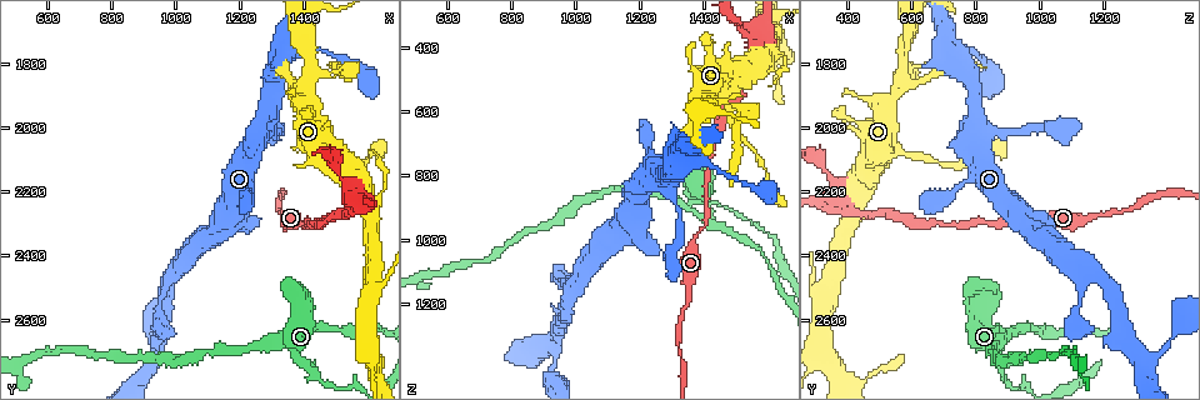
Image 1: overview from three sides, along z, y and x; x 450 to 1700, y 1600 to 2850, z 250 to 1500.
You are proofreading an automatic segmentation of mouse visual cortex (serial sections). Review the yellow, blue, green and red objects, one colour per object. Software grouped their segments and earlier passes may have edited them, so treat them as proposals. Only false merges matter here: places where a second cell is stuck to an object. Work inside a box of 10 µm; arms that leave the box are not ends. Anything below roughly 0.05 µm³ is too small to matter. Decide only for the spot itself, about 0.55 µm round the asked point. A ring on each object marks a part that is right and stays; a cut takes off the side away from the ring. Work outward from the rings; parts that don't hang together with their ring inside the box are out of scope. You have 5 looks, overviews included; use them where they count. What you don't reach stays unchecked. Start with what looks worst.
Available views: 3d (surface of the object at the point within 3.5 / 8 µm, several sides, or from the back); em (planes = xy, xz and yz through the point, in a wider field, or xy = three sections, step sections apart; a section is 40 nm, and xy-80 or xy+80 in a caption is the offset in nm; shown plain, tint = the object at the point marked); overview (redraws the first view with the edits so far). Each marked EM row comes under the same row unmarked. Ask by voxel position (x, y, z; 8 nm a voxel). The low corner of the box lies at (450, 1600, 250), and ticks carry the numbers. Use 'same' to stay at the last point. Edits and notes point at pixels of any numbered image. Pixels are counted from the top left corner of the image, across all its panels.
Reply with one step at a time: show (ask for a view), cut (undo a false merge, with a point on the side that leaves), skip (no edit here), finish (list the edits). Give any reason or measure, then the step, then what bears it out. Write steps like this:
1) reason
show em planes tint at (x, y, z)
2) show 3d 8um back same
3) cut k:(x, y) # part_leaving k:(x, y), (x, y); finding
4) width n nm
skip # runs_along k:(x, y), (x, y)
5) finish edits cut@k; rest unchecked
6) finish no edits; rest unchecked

a narrow waist
show 3d 3.5um at (1410, 2530, 820)

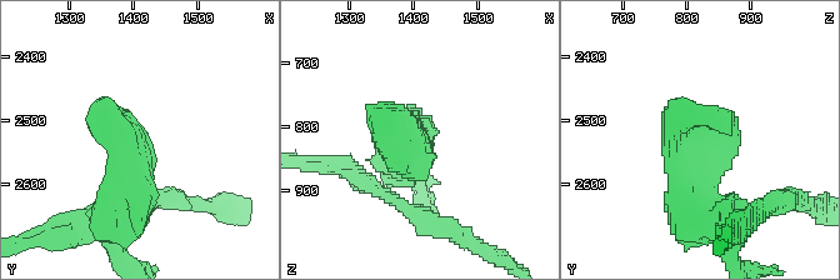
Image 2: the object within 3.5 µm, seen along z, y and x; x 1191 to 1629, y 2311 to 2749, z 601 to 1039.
show em xy step 2 tint at (1400, 2525, 815)

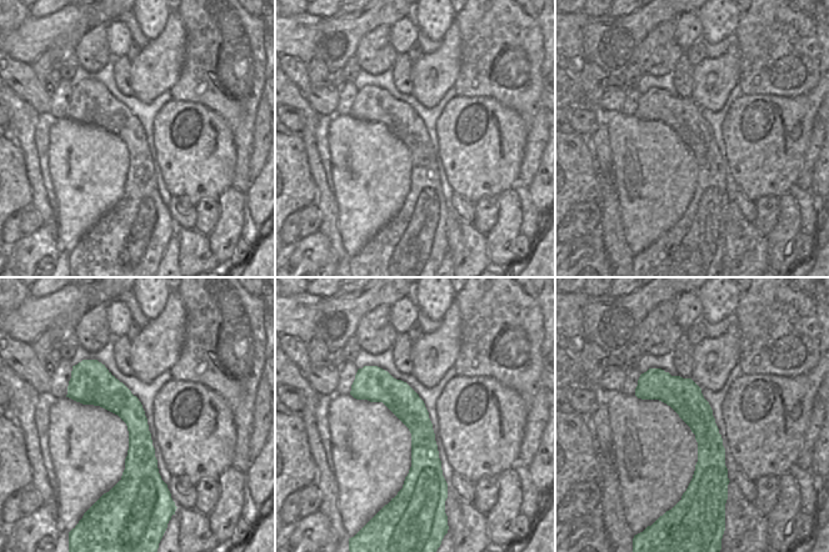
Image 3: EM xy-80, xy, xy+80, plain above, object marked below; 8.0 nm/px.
show em planes tint same

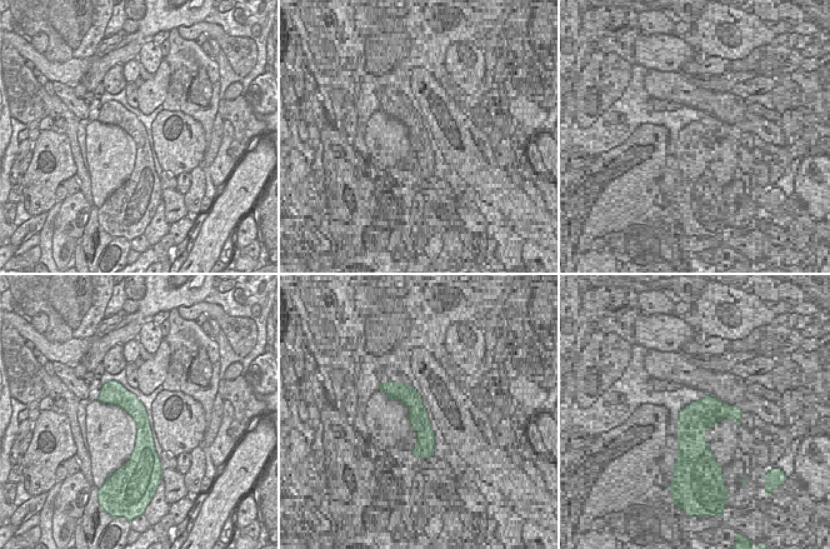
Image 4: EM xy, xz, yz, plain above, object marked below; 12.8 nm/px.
skip # runs_along 4:(114, 384), (143, 424), (135, 454); continuous, no second cell

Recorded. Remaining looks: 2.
narrows sharply
show 3d 3.5um at (1520, 1820, 600)

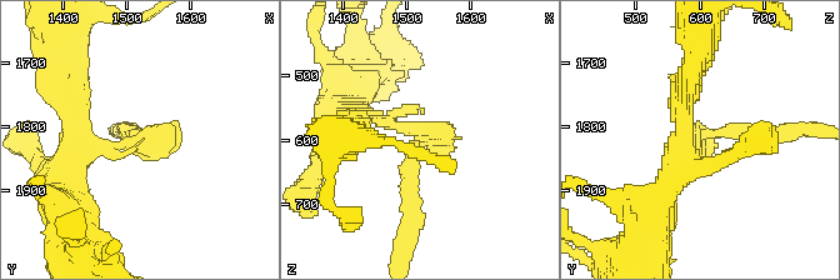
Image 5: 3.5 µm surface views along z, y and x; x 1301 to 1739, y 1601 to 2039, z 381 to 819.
shape alone is not enough
show em xy step 3 tint at (1520, 1815, 605)

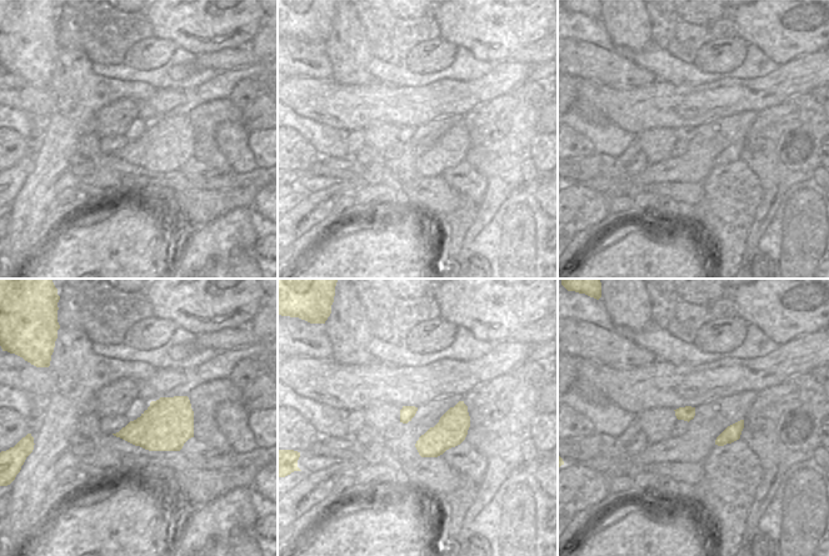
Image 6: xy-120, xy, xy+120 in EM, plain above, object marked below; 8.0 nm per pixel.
skip # runs_along 5:(351, 115), (424, 131), (409, 224); all the same cell

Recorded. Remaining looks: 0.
finish no edits; rest unchecked

